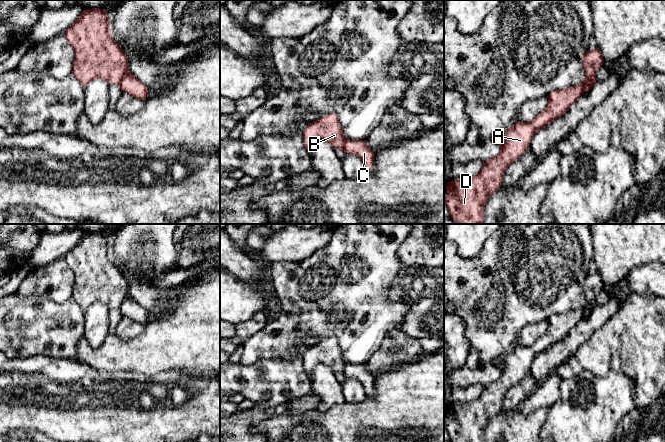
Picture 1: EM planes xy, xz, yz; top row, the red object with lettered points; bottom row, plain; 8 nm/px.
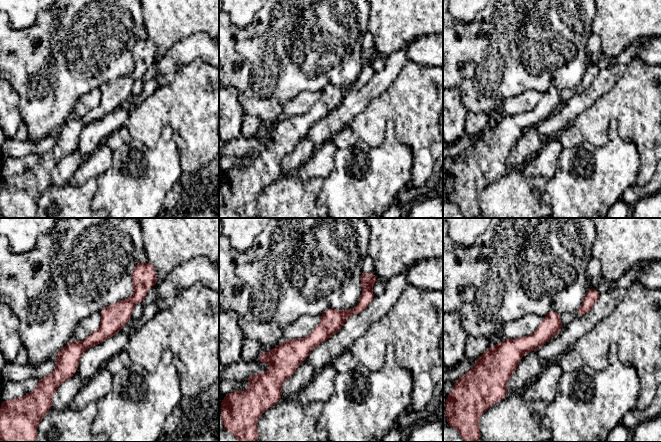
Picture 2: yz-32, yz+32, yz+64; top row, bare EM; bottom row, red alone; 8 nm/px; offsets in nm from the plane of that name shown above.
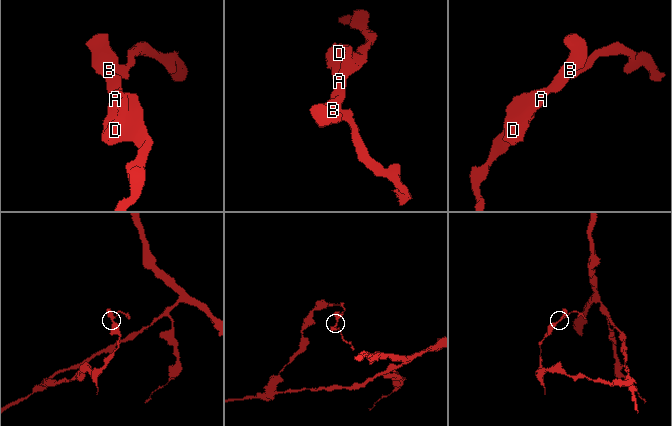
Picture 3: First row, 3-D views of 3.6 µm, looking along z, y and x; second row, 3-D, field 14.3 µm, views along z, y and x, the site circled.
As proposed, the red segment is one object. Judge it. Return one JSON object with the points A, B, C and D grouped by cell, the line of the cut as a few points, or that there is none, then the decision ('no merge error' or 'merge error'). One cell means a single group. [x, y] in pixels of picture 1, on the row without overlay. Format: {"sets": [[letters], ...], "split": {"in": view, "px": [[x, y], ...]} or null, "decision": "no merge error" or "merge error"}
{"sets": [["A", "B", "D"], ["C"]], "split": {"in": "xy", "px": [[126, 295], [119, 308]]}, "decision": "merge error"}

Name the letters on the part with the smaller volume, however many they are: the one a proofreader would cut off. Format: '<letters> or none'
C

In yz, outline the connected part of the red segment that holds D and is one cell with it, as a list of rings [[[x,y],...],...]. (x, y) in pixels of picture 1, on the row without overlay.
[[[583,308],[562,314],[553,314],[548,319],[548,330],[530,346],[516,346],[502,357],[497,365],[501,368],[500,377],[484,385],[479,398],[465,403],[448,405],[446,408],[446,428],[451,442],[484,442],[484,430],[490,419],[502,411],[502,405],[507,391],[519,383],[529,372],[533,359],[541,352],[549,349],[555,343],[562,341],[583,317]]]

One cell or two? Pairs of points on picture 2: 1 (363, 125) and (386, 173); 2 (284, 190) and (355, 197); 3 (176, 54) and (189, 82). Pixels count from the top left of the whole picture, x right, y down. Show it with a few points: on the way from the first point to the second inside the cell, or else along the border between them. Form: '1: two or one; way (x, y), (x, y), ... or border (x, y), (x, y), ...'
1: two; border (386, 127), (384, 140), (378, 146), (359, 139)
2: two; border (323, 180), (316, 203), (326, 207)
3: two; border (204, 61), (195, 59), (182, 64), (168, 85)

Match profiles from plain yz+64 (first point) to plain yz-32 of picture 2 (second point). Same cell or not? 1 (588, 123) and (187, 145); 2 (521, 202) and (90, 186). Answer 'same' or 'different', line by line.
1: same
2: same

